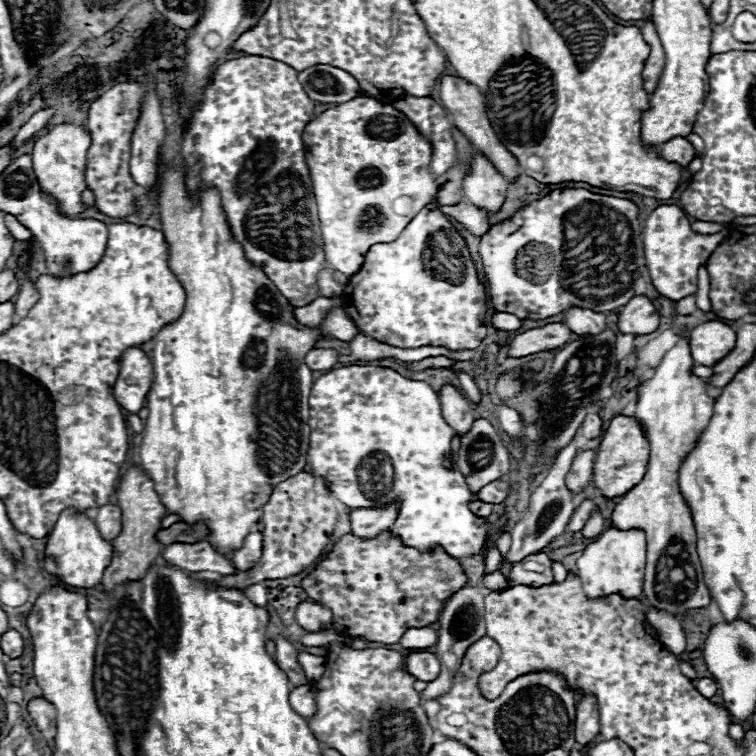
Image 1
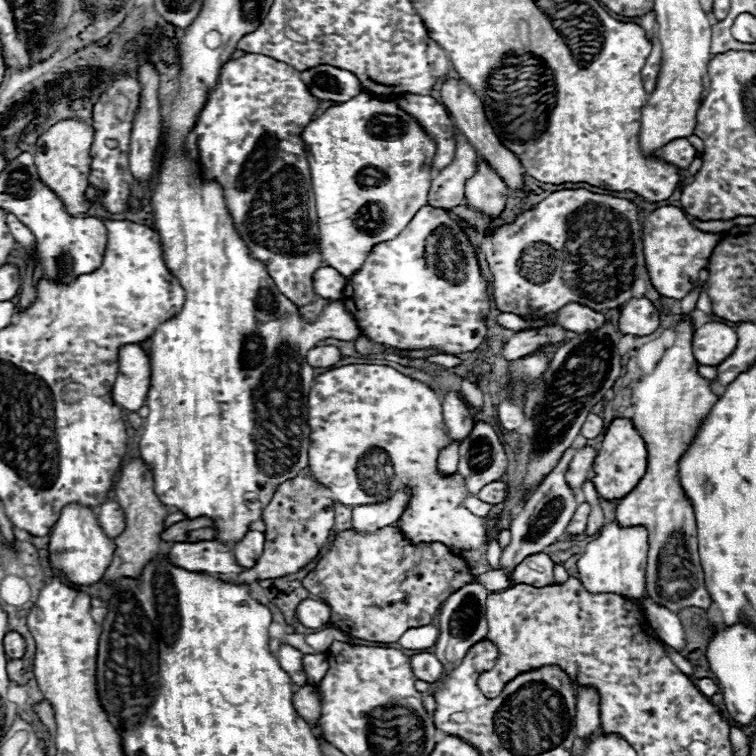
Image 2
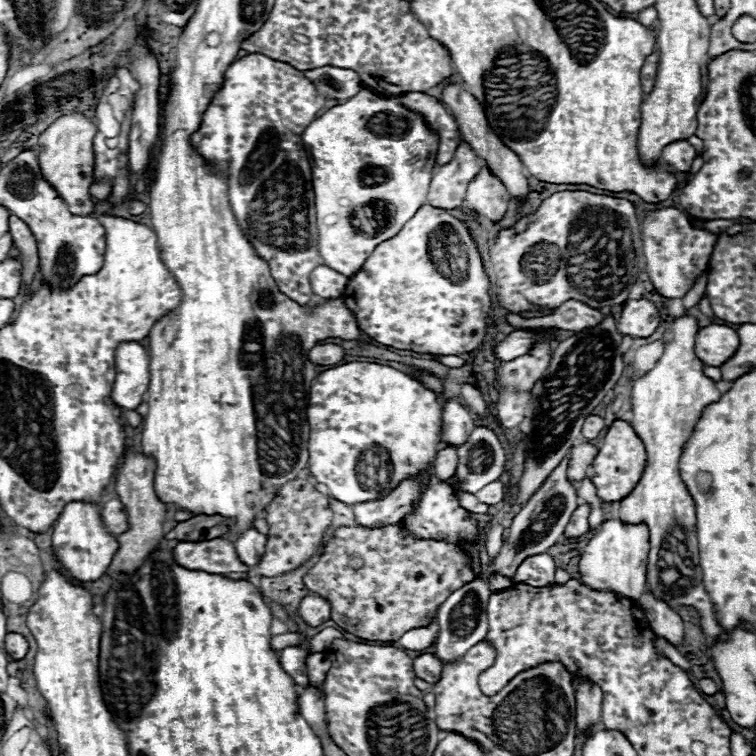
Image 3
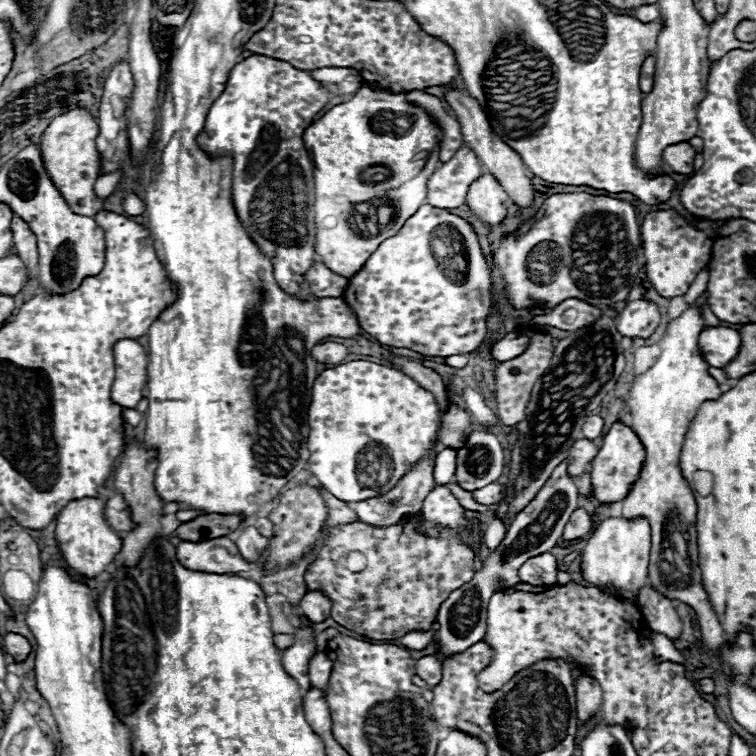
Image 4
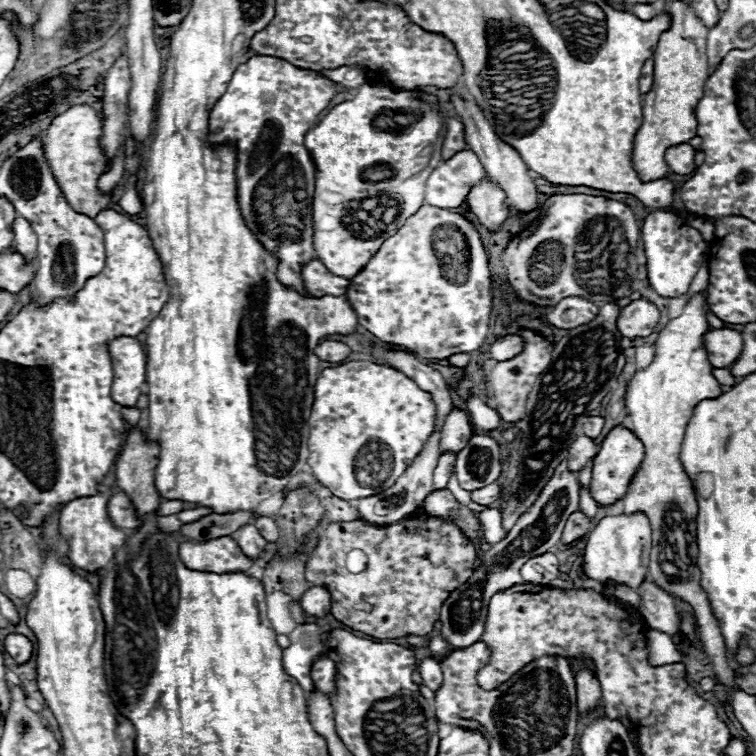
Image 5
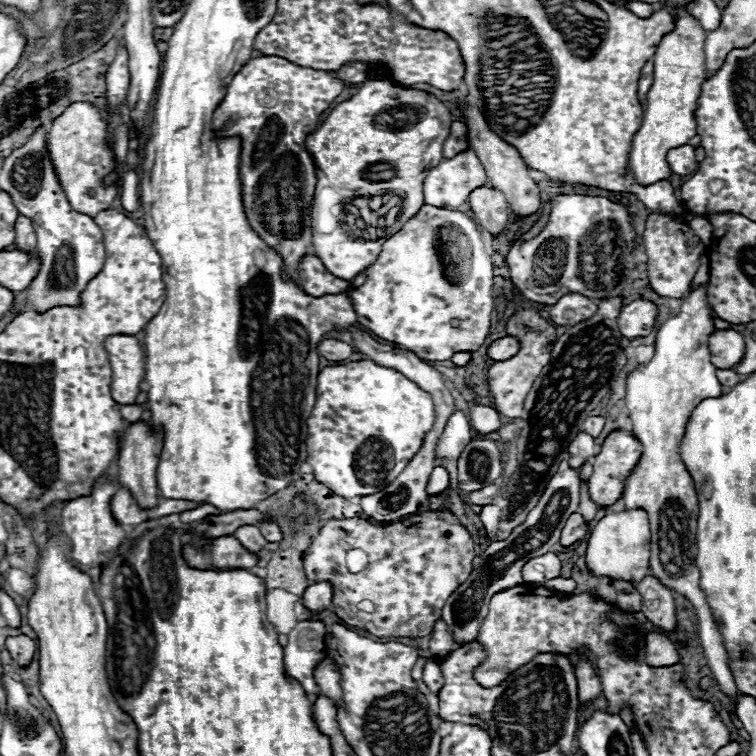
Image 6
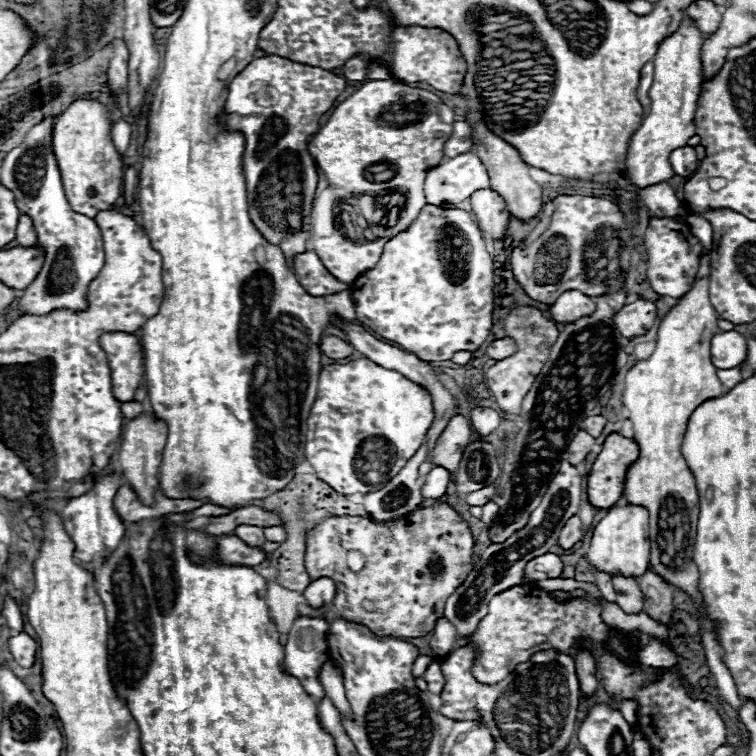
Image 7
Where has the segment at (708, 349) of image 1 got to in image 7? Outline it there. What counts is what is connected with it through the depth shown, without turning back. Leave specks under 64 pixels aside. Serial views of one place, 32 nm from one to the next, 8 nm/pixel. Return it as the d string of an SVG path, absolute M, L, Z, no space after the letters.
M718 332L710 340L712 364L716 368L734 368L746 360L746 340L740 332Z

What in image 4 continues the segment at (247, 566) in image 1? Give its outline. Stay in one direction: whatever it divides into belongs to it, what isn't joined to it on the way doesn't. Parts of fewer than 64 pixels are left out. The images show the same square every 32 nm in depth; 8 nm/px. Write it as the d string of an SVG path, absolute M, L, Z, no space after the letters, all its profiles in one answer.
M254 526L240 528L238 532L232 532L230 538L236 544L236 548L240 548L240 556L244 556L244 560L248 560L250 564L254 564L262 558L266 544L268 544L268 540L264 536L260 536L260 532Z

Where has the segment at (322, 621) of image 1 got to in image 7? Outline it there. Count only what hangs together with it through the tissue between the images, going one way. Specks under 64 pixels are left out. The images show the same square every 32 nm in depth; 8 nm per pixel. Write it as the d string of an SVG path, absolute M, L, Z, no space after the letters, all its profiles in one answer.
M318 578L304 590L304 598L312 608L322 608L332 604L334 594L336 594L336 586L330 578Z

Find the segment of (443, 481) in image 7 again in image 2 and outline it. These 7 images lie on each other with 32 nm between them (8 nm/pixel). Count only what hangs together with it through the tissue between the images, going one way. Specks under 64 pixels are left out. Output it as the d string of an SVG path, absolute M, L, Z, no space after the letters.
M452 442L442 454L440 454L440 460L438 460L438 466L442 472L456 472L458 465L458 449L459 443Z

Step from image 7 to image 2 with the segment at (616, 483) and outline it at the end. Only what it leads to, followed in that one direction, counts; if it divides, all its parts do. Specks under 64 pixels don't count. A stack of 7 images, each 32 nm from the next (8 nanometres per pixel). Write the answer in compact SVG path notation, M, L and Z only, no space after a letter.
M614 418L604 434L602 446L592 466L592 484L596 486L598 494L606 500L616 500L626 496L644 476L648 464L648 448L640 432L634 428L632 420L628 418Z

